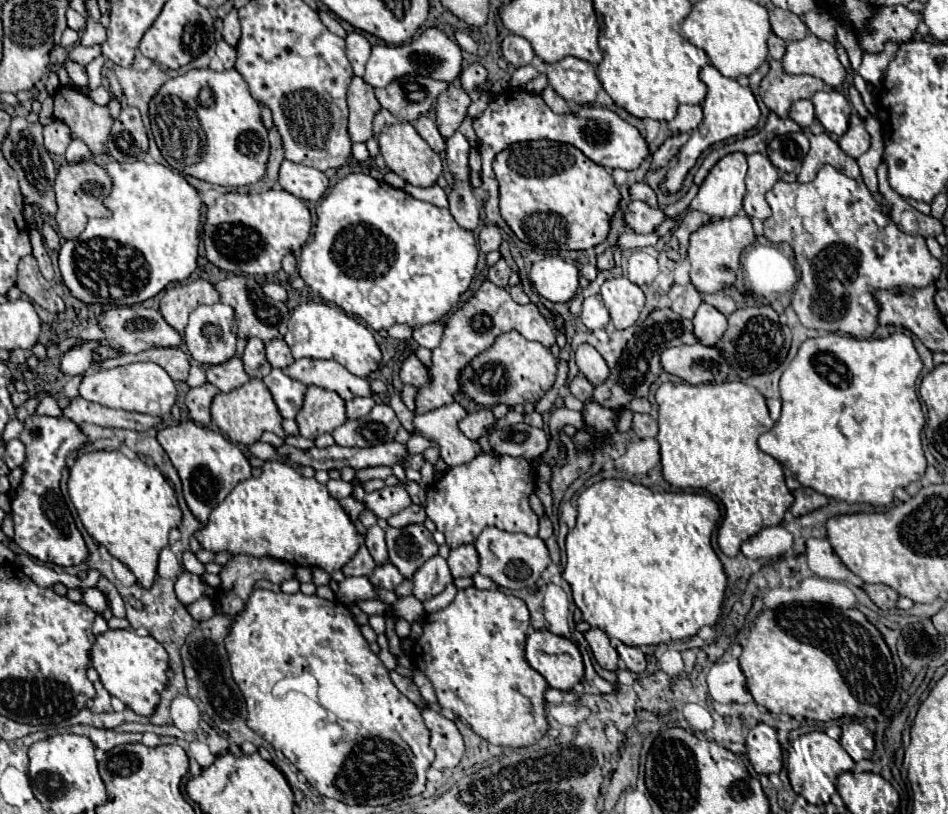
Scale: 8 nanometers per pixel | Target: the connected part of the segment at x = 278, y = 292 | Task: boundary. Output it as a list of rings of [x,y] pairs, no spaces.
[[[265,283],[263,291],[267,297],[271,297],[275,301],[287,301],[287,291],[279,283]]]

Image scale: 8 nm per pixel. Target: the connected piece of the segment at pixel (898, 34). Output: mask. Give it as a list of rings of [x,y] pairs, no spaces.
[[[879,9],[871,37],[863,37],[859,45],[863,51],[879,53],[887,41],[911,41],[921,19],[919,13],[911,13],[909,9]]]

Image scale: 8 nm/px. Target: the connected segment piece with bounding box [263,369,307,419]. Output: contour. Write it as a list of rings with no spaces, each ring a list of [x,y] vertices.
[[[271,369],[271,373],[263,377],[263,383],[271,391],[273,401],[277,405],[277,409],[281,411],[281,415],[285,419],[293,419],[303,405],[307,387],[301,381],[287,377],[281,369]]]

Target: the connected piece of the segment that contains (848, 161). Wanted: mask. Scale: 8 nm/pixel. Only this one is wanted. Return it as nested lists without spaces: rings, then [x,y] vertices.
[[[821,133],[821,135],[809,135],[809,143],[811,143],[811,149],[803,161],[803,167],[797,175],[797,181],[799,183],[809,183],[815,179],[817,171],[829,163],[833,165],[835,169],[839,169],[841,173],[845,173],[847,177],[851,179],[857,179],[859,177],[859,167],[857,167],[857,161],[847,157],[837,141],[833,137],[829,137],[827,133]]]

